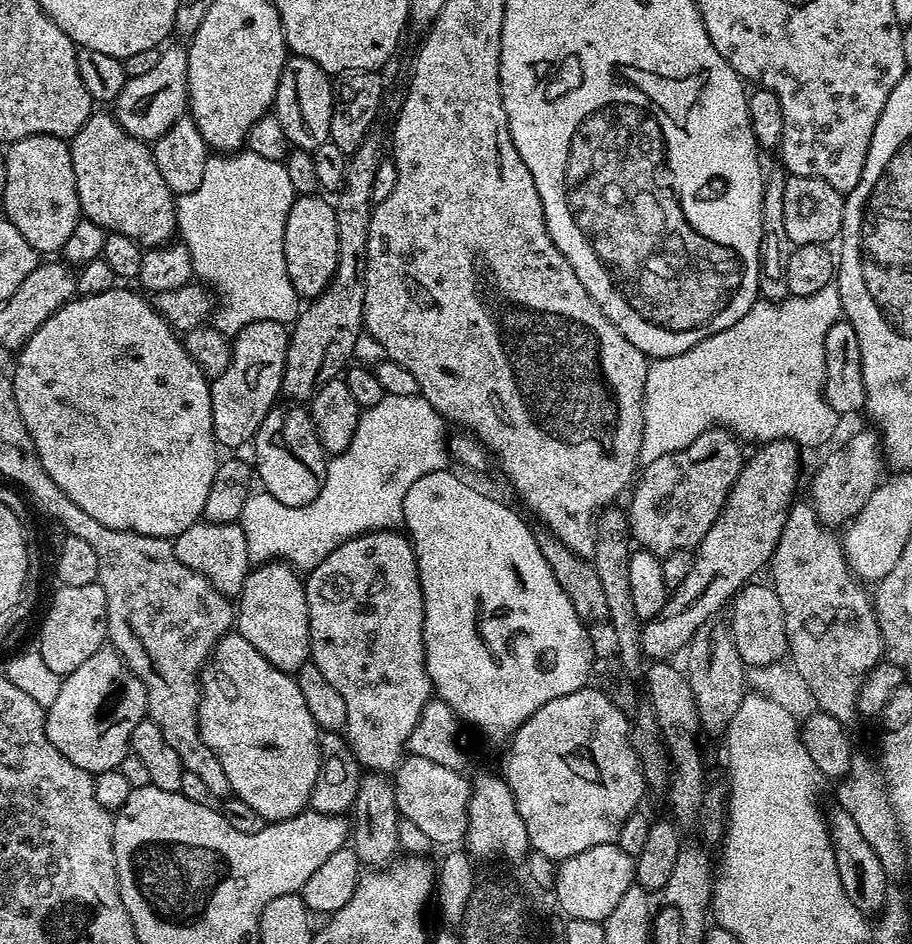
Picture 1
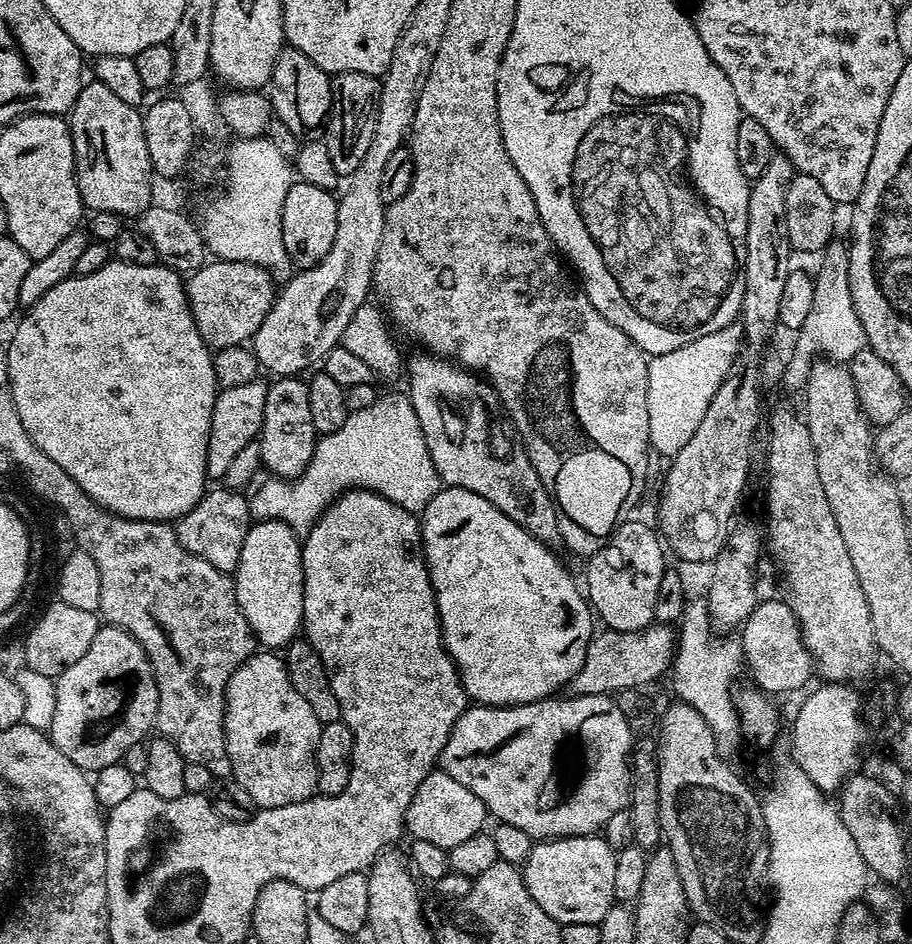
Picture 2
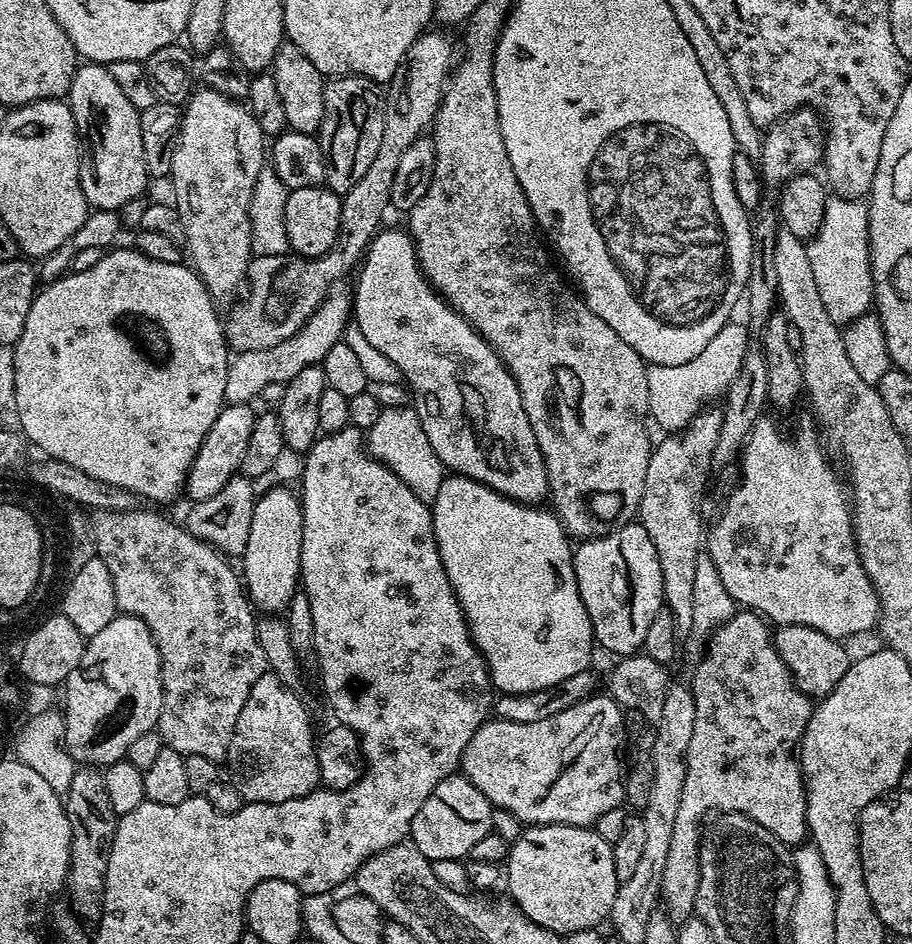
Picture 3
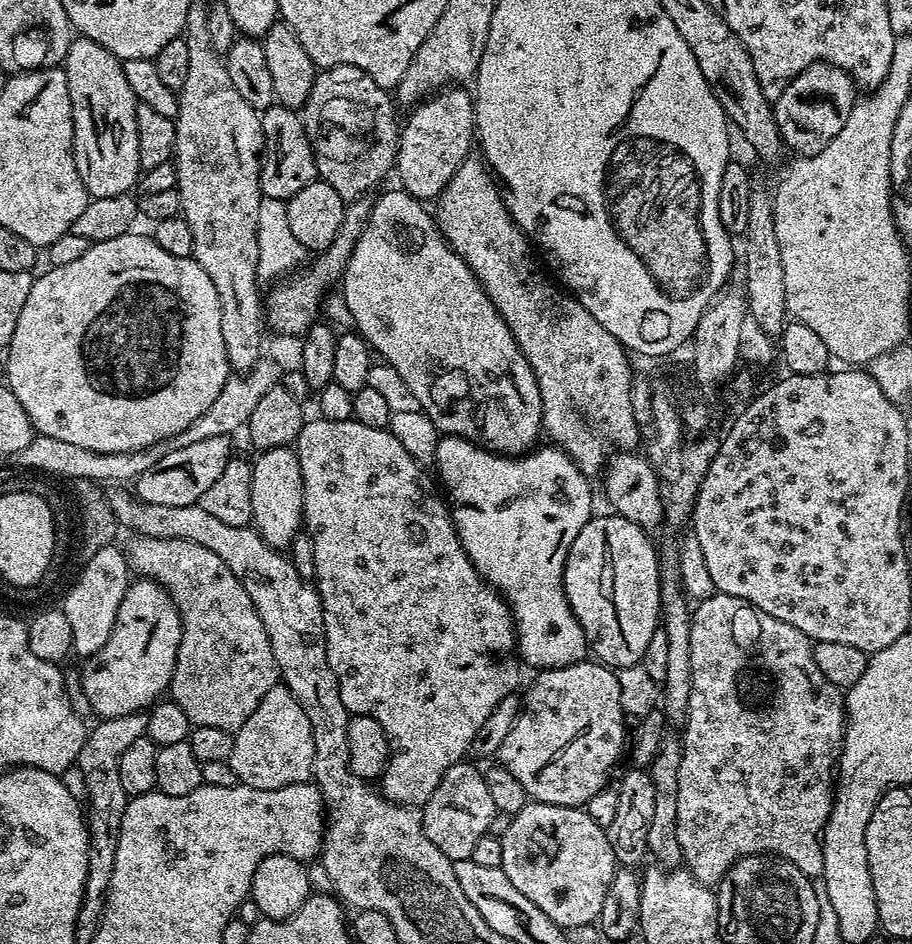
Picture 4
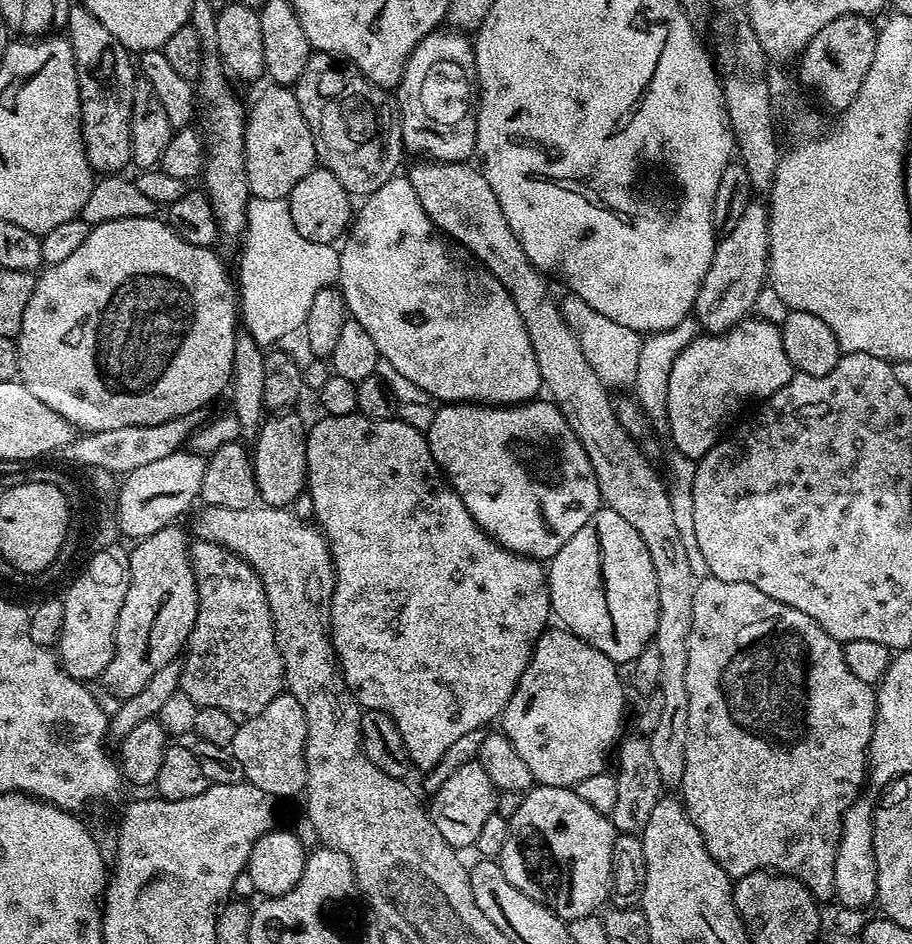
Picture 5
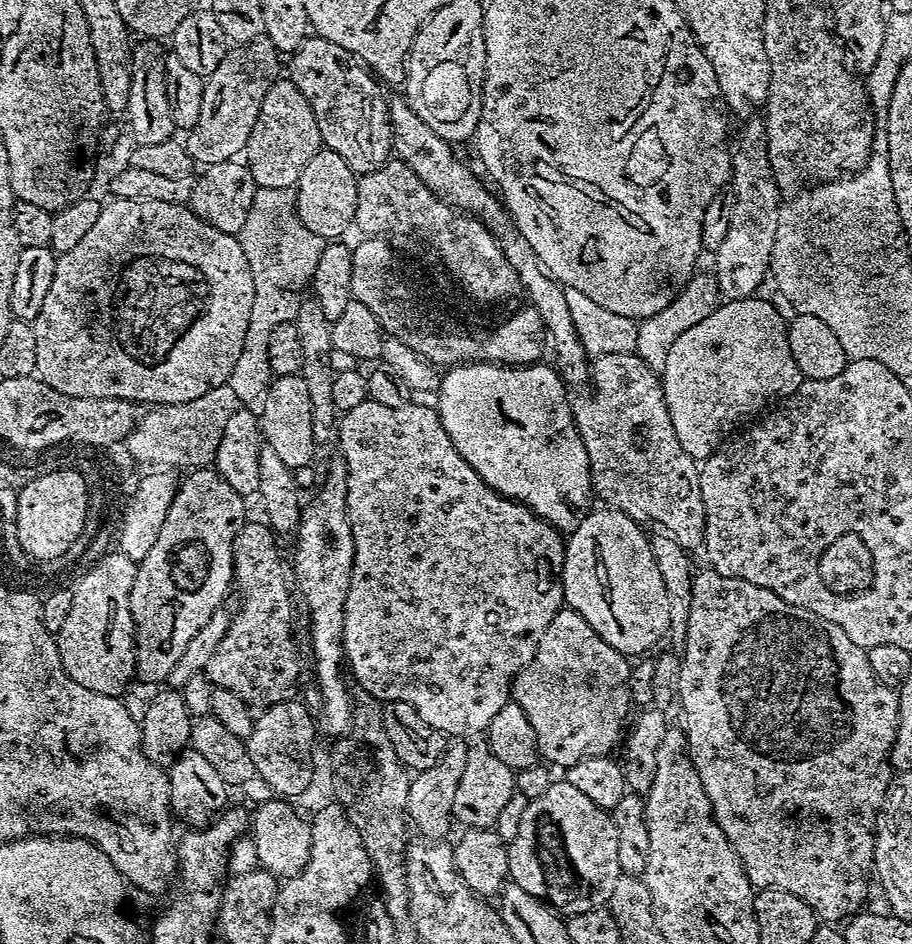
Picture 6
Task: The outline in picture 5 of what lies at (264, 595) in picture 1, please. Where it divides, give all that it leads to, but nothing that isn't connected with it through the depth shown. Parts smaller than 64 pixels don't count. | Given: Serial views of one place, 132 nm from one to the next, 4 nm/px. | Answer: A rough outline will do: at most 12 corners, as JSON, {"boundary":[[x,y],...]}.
{"boundary":[[269,415],[251,453],[256,491],[288,508],[308,482],[306,424]]}

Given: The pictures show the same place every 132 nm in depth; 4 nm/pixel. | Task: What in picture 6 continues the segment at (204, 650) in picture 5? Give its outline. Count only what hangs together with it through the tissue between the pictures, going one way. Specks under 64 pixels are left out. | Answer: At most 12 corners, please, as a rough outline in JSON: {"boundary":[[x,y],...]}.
{"boundary":[[267,523],[232,547],[244,597],[203,671],[256,710],[300,674]]}

